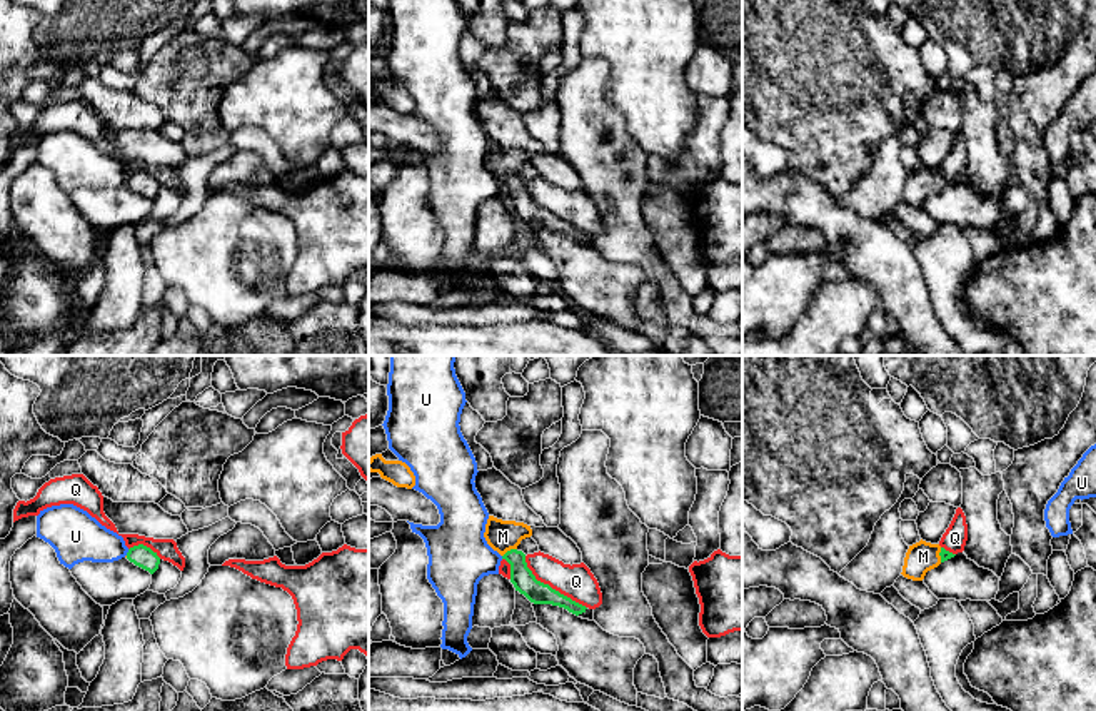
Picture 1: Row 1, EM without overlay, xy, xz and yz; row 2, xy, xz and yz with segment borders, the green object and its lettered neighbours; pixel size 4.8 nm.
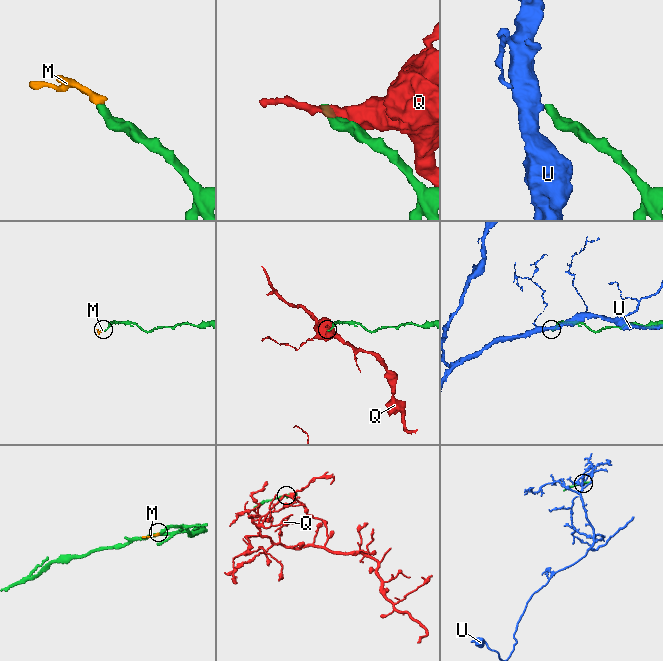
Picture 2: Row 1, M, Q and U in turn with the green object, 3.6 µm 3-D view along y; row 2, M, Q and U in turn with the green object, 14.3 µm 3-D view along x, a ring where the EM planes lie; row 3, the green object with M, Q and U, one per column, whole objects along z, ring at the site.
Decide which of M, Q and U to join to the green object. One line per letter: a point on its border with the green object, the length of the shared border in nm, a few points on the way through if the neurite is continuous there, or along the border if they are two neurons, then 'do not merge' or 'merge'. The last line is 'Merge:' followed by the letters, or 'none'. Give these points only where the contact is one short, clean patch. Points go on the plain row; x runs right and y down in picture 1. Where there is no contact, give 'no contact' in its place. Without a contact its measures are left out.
M: xz (511, 176) | 80 nm | across xz (524, 207), (511, 176), (502, 162) | merge
Q: xz (549, 212) | 400 nm | do not merge
U: xy (127, 179) | 40 nm | along xy (129, 176), (125, 181) | do not merge
Merge: M

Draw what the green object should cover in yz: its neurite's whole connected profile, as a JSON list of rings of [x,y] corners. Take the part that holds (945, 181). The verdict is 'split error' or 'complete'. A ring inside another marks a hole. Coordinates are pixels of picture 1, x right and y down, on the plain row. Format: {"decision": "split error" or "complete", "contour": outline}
{"decision": "split error", "contour": [[[921,165],[909,172],[901,200],[912,207],[923,207],[928,197],[954,182],[956,180],[946,177],[939,170],[931,170]]]}

